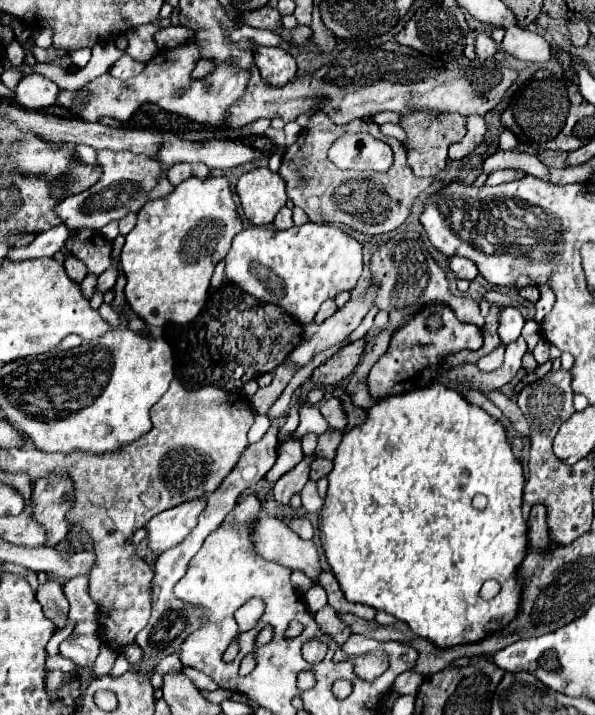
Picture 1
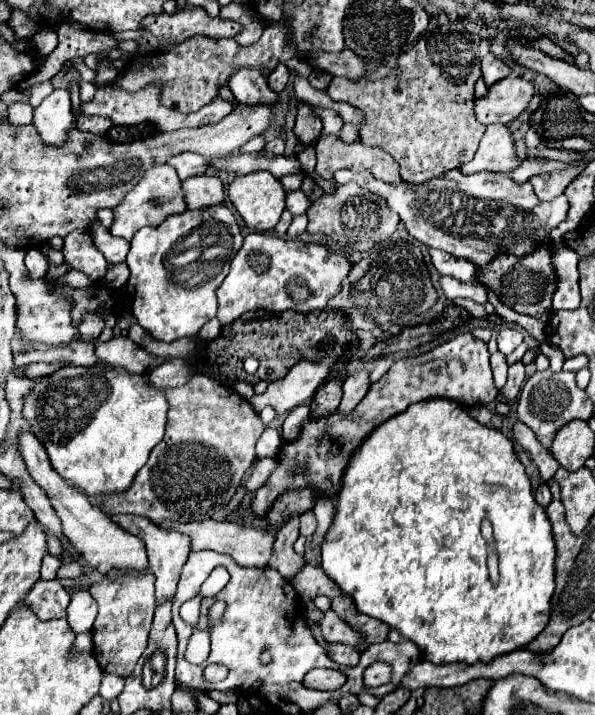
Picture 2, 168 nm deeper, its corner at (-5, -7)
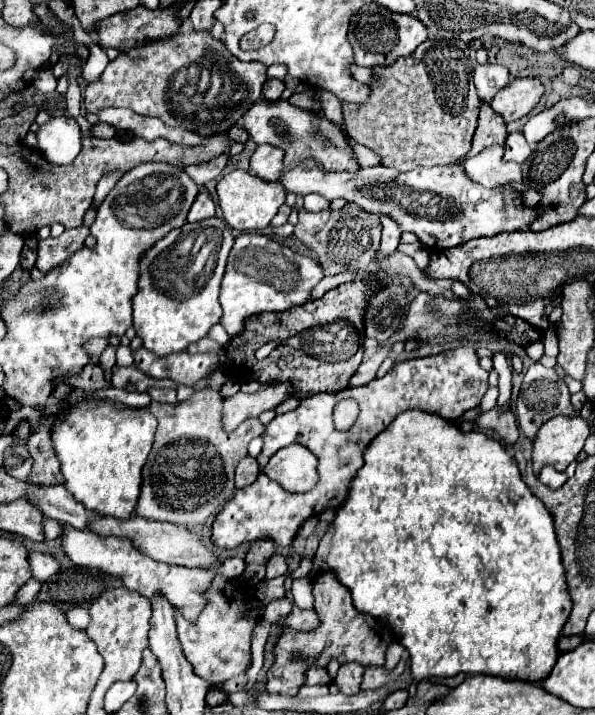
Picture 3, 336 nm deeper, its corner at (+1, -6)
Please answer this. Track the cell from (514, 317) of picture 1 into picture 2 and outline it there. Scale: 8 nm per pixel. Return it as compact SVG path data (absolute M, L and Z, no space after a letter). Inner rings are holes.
M511 324L501 326L497 342L499 342L501 352L505 352L505 354L513 352L523 342L523 328L521 326L511 326Z

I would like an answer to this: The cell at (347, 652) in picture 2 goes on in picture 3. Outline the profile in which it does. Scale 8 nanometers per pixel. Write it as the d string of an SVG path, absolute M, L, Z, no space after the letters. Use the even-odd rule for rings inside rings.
M351 663L349 667L339 667L335 683L339 685L341 693L351 697L361 691L361 681L363 681L363 667L357 667L357 663Z

